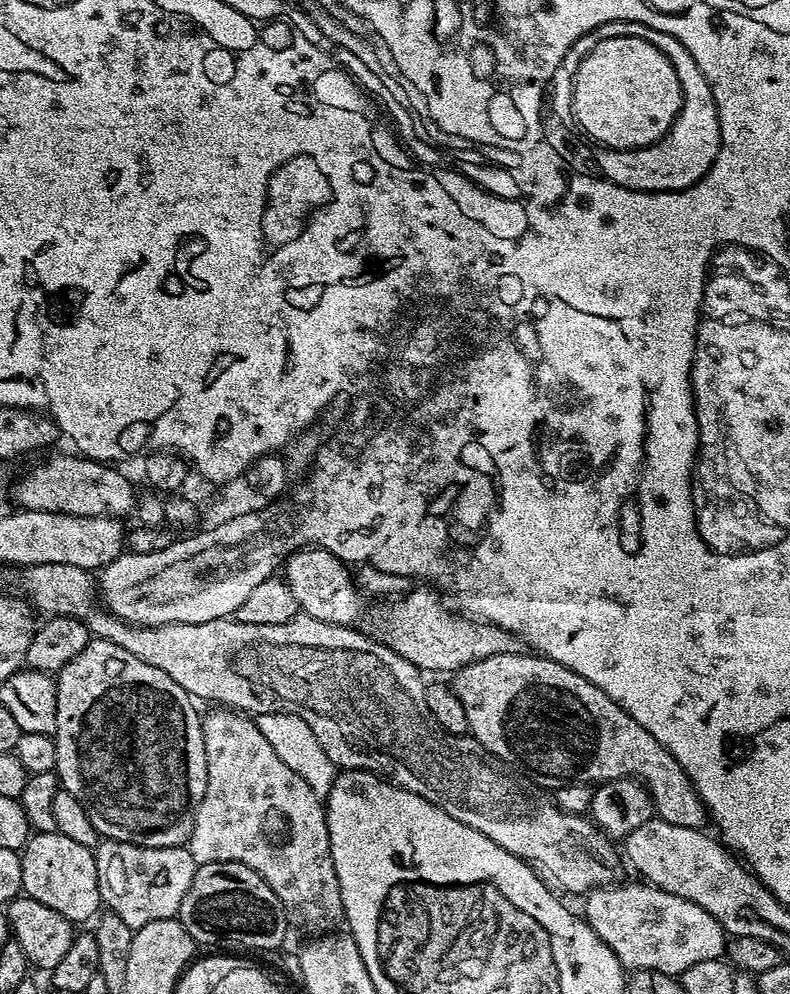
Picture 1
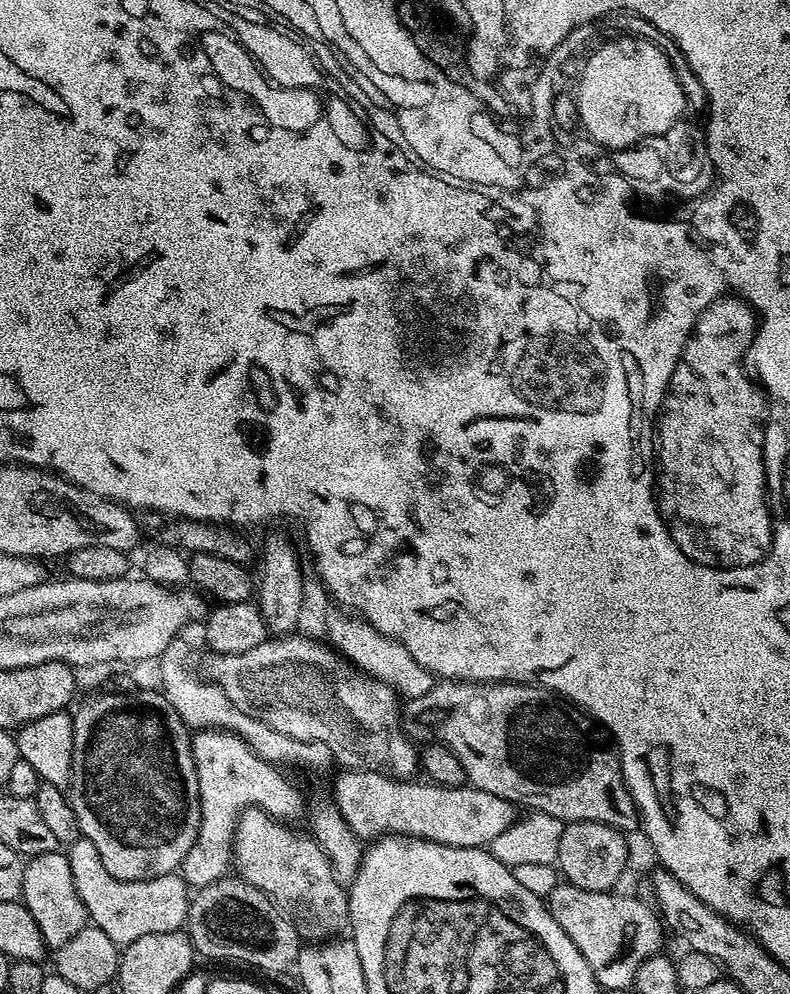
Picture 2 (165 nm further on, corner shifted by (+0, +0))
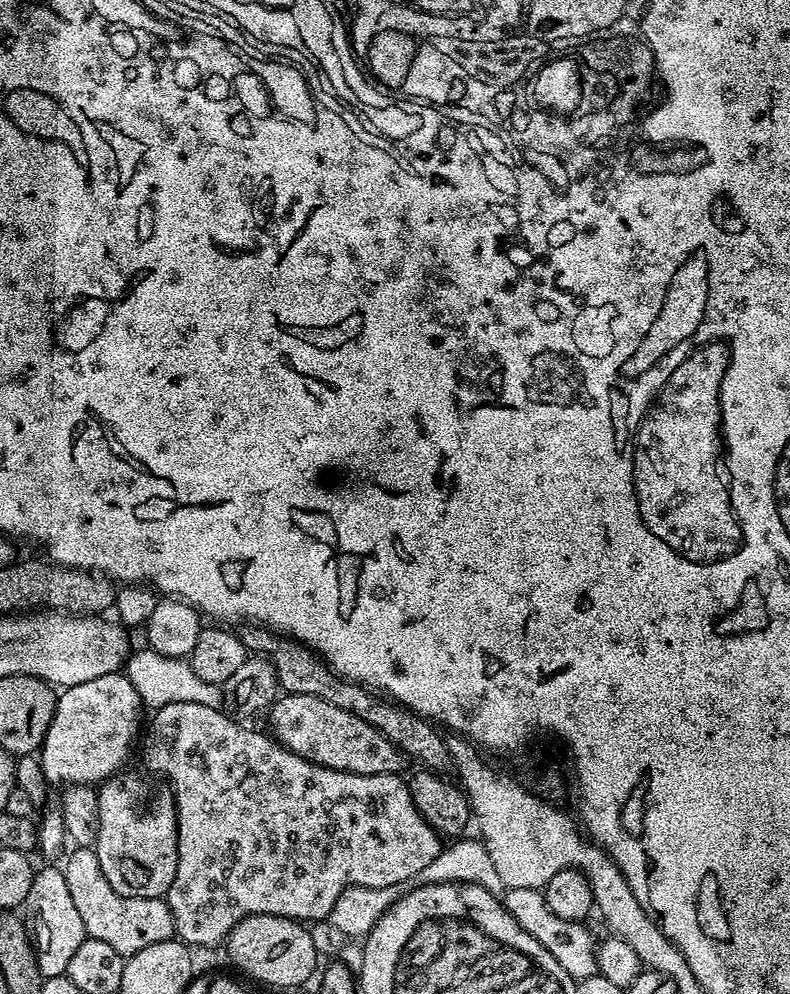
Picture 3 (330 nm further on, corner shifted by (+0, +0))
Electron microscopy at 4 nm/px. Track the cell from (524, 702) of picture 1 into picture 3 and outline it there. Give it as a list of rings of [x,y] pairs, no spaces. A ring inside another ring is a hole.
[[[310,694],[281,695],[267,713],[276,743],[330,770],[354,774],[403,773],[406,756],[368,721]]]

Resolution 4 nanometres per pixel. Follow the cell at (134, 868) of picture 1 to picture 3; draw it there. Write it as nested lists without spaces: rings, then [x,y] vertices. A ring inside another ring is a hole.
[[[73,847],[71,851],[68,861],[62,864],[62,871],[74,907],[82,917],[82,926],[86,926],[91,939],[106,942],[118,950],[118,954],[127,958],[146,946],[154,946],[154,942],[170,940],[176,936],[174,918],[167,899],[126,898],[115,892],[110,882],[106,882],[106,874],[102,874],[102,866],[98,866],[95,848]]]

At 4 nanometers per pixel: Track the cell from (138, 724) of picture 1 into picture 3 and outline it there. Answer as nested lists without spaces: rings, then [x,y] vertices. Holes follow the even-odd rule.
[[[124,770],[103,781],[96,794],[98,838],[95,850],[98,866],[102,866],[106,882],[126,898],[167,897],[170,882],[174,882],[174,874],[178,870],[176,797],[171,787],[160,784],[151,784]]]

